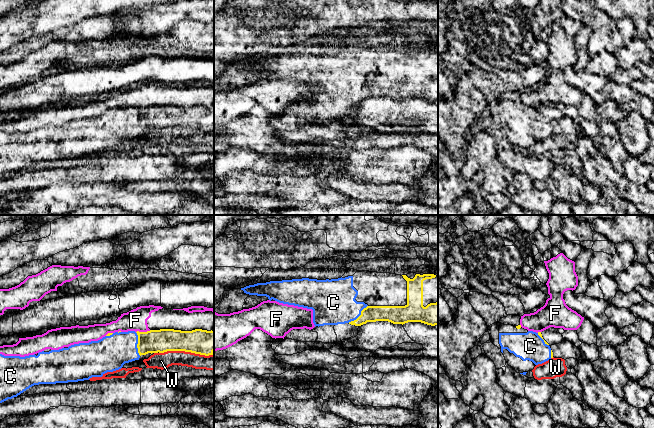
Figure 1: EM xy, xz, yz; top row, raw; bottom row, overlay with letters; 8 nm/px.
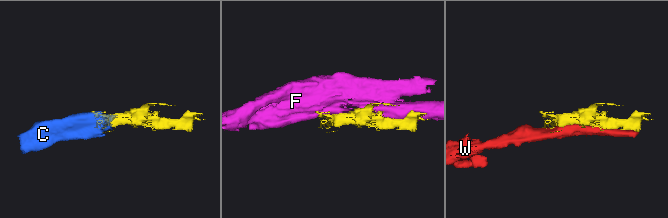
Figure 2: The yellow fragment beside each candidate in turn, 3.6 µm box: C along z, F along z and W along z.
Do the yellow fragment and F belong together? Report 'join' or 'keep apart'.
keep apart

